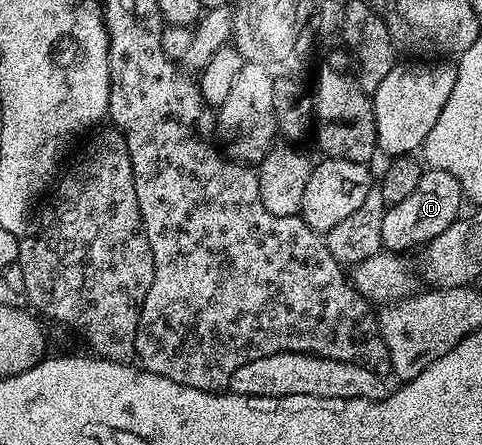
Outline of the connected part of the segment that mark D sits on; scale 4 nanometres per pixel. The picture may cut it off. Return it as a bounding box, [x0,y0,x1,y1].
[382,169,466,252]

